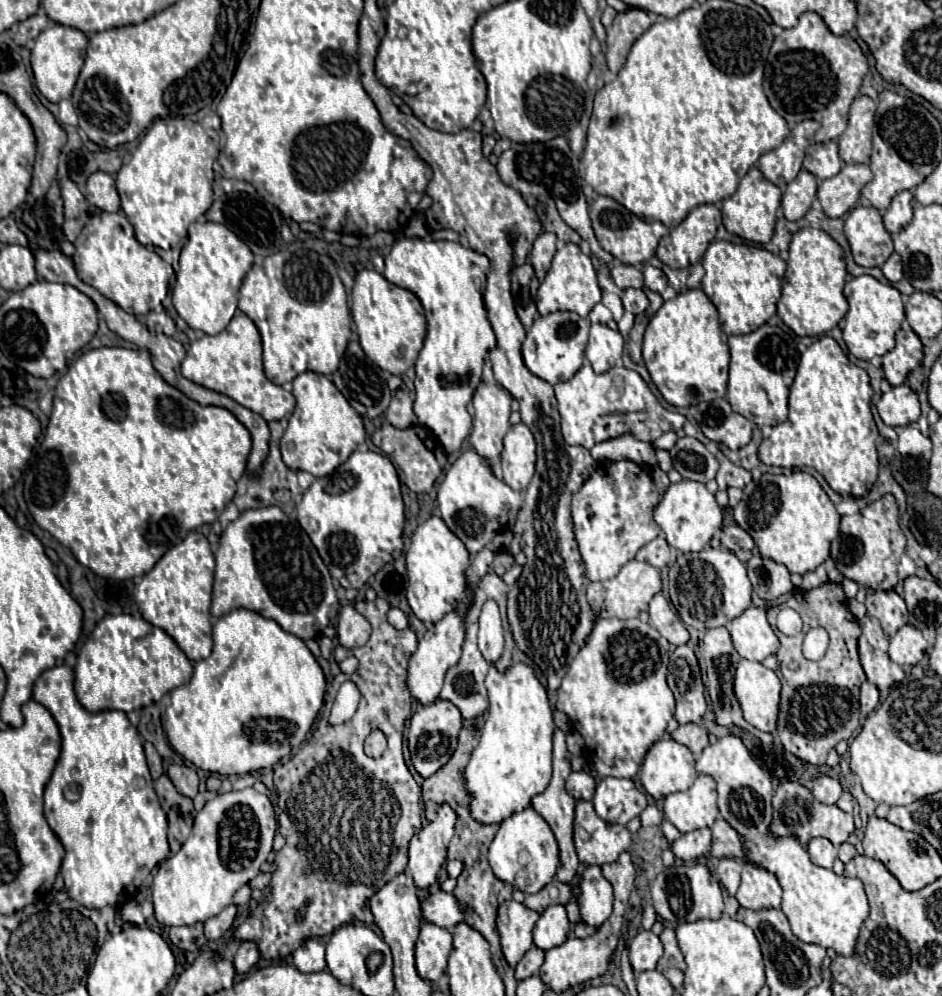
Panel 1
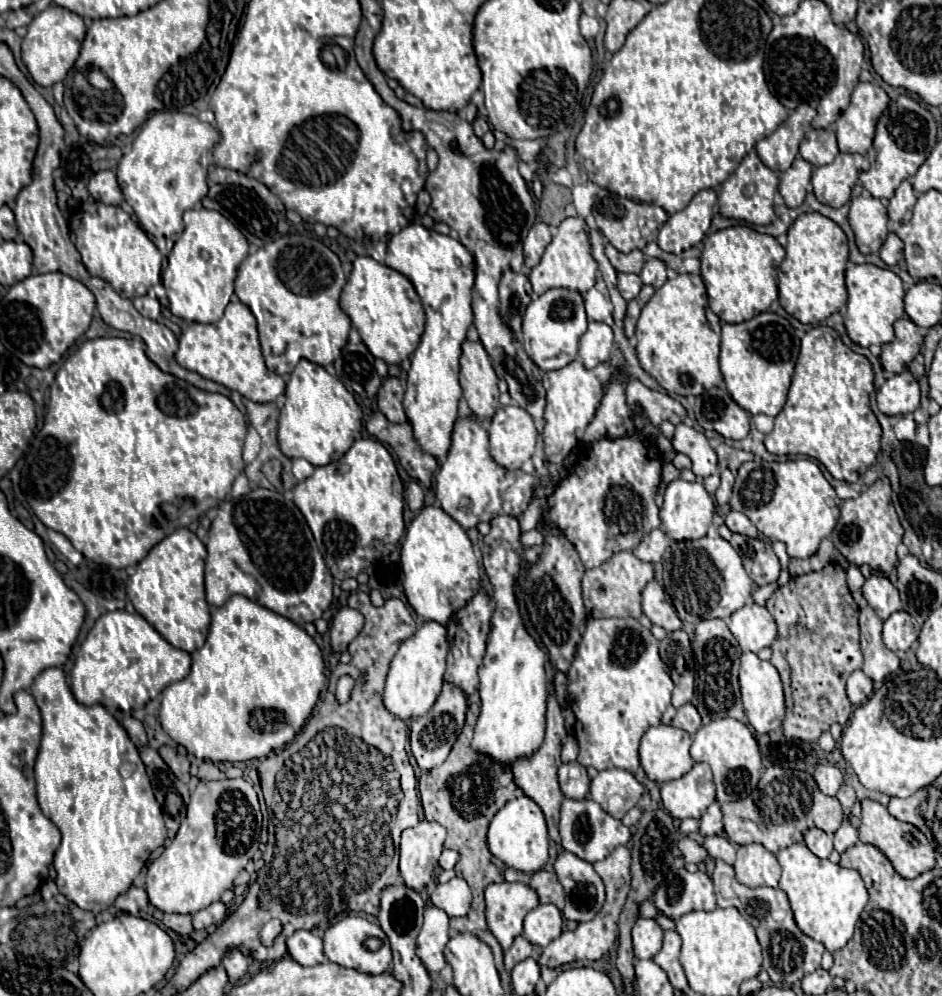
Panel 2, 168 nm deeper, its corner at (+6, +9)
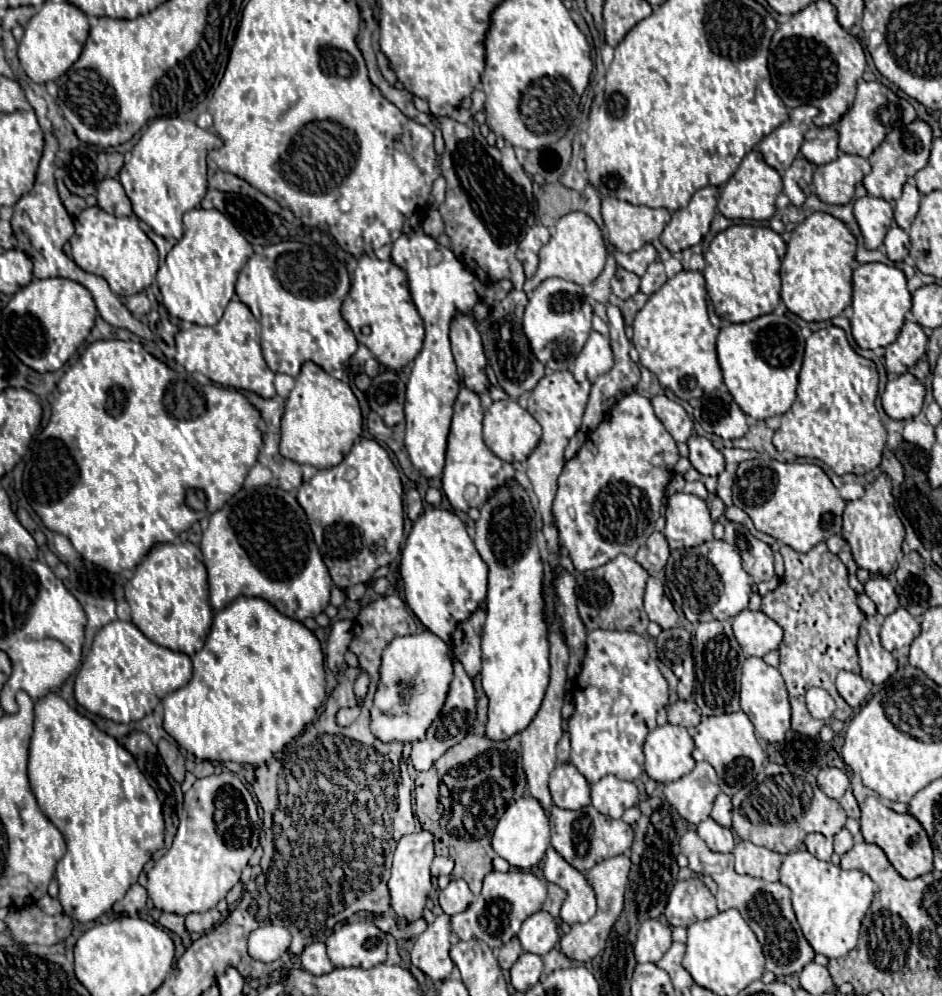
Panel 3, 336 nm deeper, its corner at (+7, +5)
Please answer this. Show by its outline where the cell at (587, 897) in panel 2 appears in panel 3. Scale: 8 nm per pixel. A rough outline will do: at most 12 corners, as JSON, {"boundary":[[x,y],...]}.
{"boundary":[[553,848],[545,852],[543,876],[567,892],[563,922],[595,916],[595,892],[585,874]]}

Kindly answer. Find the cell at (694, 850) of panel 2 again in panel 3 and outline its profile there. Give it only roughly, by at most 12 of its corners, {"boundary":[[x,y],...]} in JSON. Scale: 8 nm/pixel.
{"boundary":[[681,838],[689,870],[717,884],[717,908],[735,908],[777,978],[815,952],[791,908],[791,890],[737,874],[733,854]]}

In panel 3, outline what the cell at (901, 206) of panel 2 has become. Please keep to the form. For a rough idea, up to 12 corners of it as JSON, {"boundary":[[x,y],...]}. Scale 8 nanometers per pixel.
{"boundary":[[907,182],[895,202],[895,222],[905,232],[919,212],[921,192]]}

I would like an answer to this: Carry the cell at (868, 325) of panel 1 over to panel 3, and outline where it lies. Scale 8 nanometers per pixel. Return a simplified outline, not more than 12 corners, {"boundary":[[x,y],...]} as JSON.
{"boundary":[[897,266],[853,272],[853,338],[889,346],[911,310]]}

